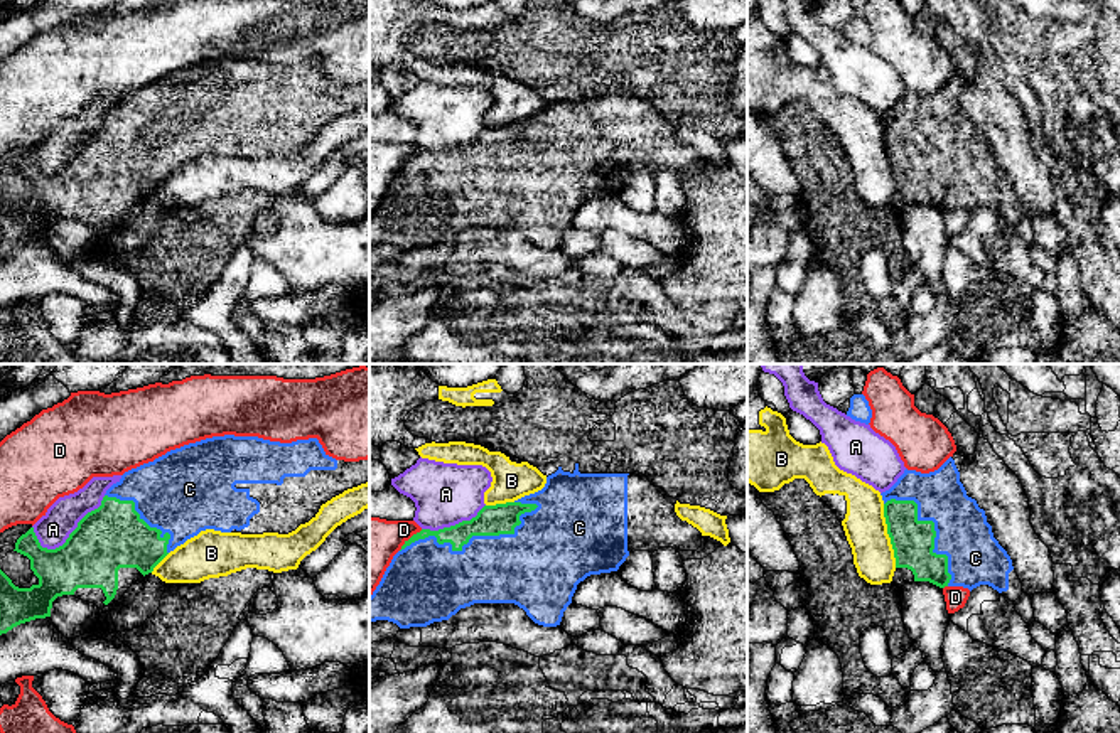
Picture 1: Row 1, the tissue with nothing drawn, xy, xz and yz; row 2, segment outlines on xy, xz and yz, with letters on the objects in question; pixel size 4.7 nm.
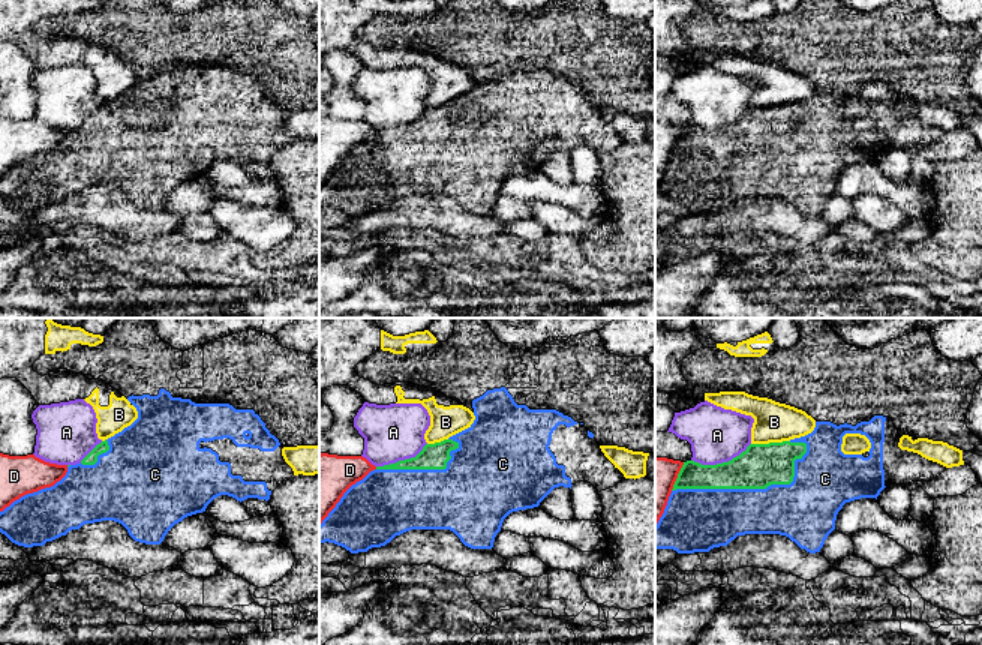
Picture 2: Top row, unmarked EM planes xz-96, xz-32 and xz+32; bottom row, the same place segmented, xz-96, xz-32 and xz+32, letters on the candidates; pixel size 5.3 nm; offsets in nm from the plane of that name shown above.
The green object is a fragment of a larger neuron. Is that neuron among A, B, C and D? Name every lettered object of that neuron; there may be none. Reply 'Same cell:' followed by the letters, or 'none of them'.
Same cell: C

